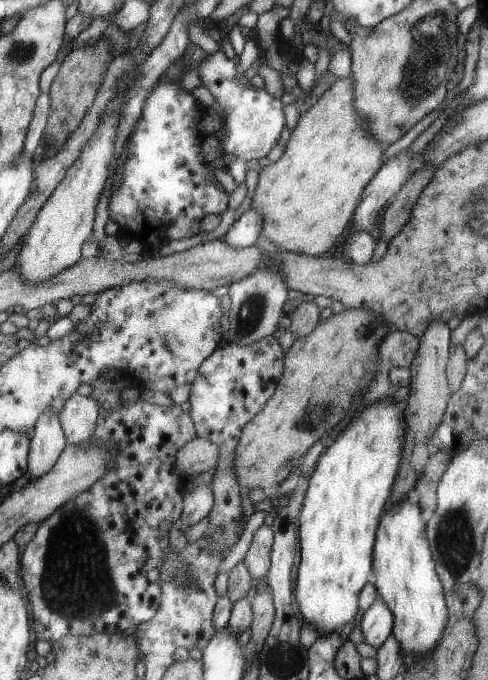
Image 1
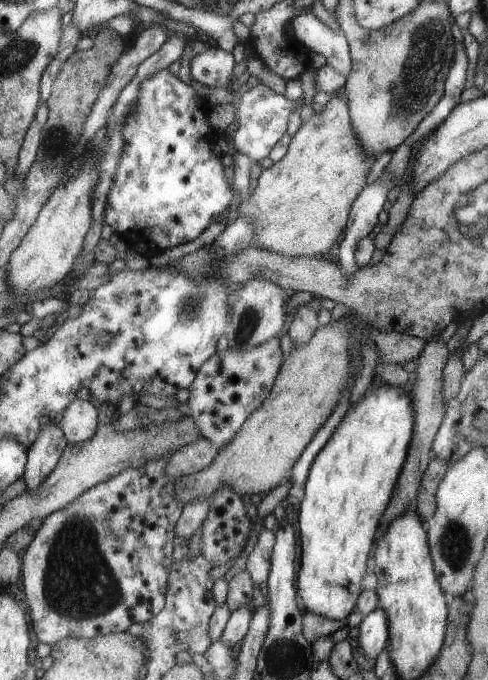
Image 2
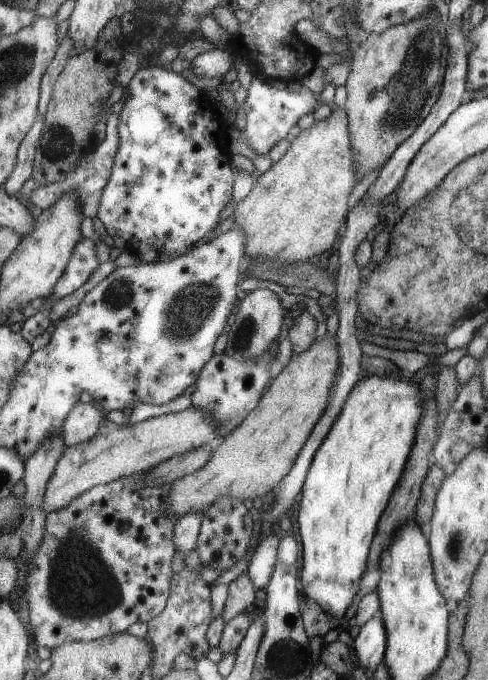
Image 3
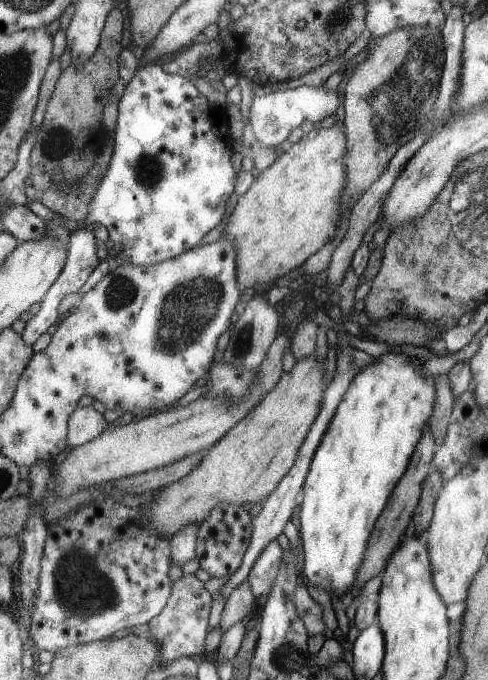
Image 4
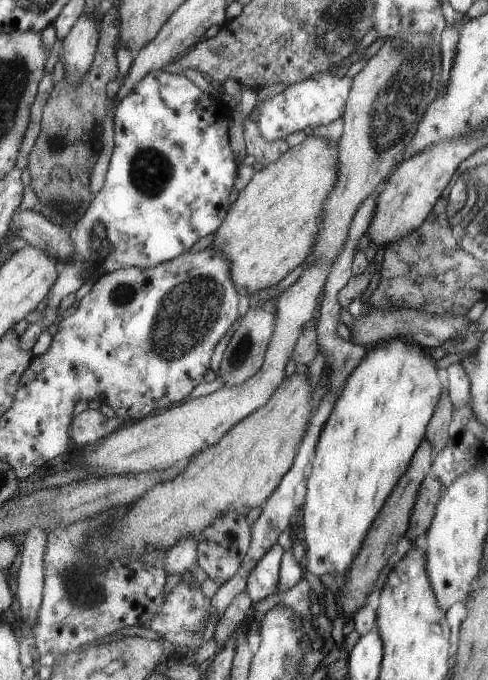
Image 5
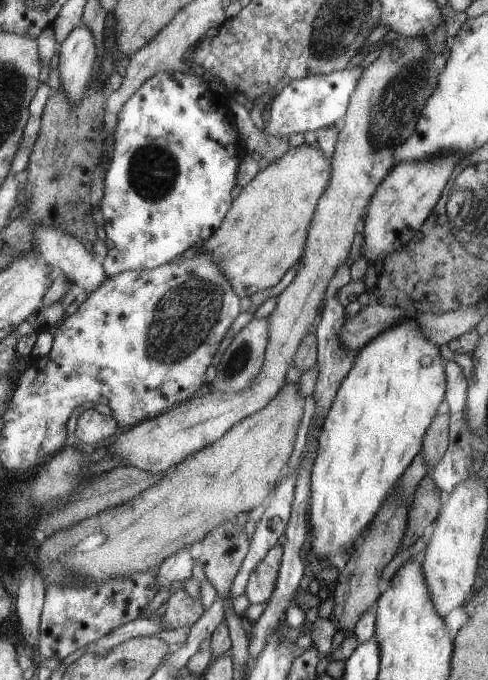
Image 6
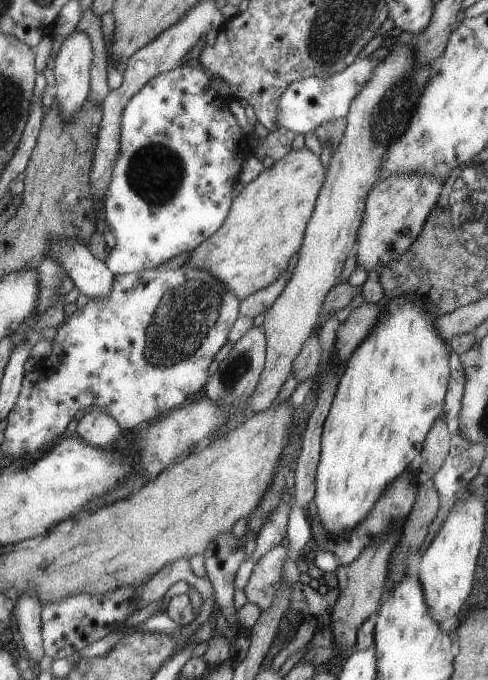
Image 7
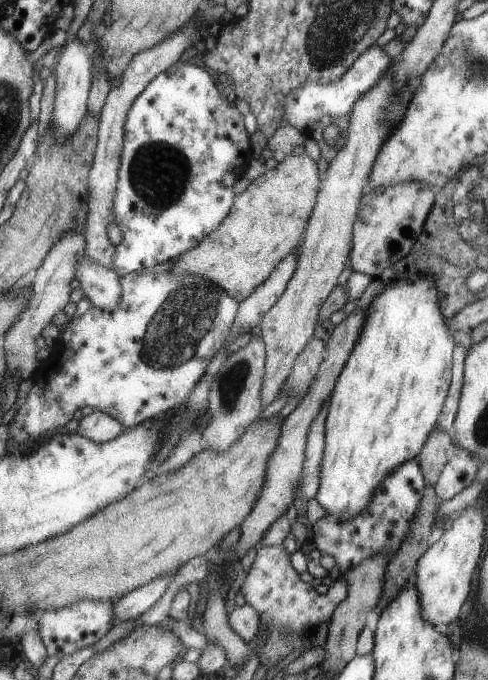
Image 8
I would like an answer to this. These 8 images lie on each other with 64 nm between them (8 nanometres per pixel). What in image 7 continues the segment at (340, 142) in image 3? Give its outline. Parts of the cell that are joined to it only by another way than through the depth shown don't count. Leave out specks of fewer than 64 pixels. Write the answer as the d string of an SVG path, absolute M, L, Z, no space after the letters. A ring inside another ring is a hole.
M306 147L287 152L274 162L272 167L263 169L261 174L243 186L239 194L235 196L230 214L226 216L222 226L195 247L182 266L203 270L203 272L211 273L211 276L218 277L235 296L239 297L239 300L269 286L285 270L293 254L301 250L306 224L310 220L310 215L313 214L314 203L317 202L318 192L325 178L326 171L321 160Z

